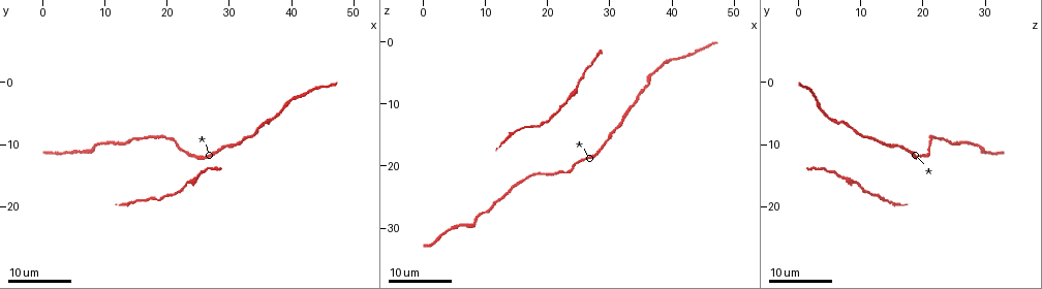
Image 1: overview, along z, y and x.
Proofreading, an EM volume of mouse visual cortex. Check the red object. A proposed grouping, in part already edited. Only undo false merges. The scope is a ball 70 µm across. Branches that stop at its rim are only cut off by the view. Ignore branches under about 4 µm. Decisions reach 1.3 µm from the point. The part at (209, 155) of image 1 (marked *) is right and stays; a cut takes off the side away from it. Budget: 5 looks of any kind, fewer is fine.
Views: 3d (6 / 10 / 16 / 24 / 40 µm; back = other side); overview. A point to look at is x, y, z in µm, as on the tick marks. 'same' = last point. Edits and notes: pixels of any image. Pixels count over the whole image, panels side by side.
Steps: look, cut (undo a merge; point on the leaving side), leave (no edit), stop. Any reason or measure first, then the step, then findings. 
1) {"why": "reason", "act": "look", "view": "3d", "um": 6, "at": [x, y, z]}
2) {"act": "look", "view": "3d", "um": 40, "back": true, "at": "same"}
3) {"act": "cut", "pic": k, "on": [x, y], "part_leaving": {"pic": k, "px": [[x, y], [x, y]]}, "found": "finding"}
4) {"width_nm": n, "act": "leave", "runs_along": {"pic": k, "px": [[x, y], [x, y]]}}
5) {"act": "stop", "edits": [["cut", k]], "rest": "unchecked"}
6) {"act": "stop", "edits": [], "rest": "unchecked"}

{"act": "look", "view": "3d", "um": 24, "at": [25.0, 12.5, 19.5]}

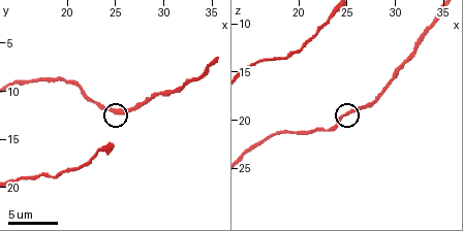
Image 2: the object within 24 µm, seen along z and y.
{"act": "look", "view": "3d", "um": 6, "at": [25.2, 12.2, 19.2]}

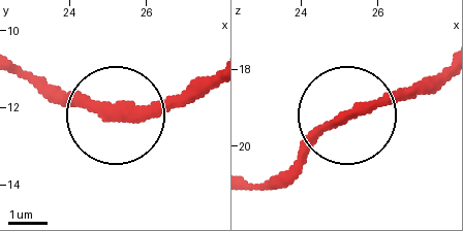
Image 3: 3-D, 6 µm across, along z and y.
{"act": "leave", "runs_along": {"pic": 3, "px": [[403, 100], [347, 117], [281, 169]]}, "found": "one cell here"}

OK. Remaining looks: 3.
{"act": "look", "view": "3d", "um": 10, "at": [19.4, 8.8, 21.4]}

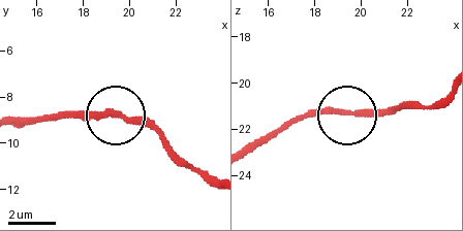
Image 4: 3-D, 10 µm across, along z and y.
{"act": "leave", "runs_along": {"pic": 4, "px": [[445, 95], [422, 108], [304, 114], [287, 121]]}, "found": "all the same cell"}

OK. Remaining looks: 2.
{"why": "thick turns thin", "act": "look", "view": "3d", "um": 24, "at": [38.0, 5.0, 4.0]}

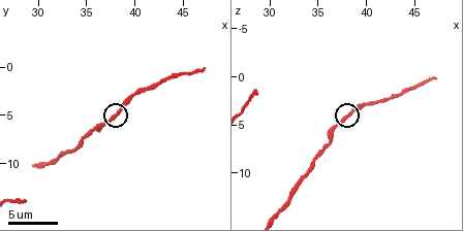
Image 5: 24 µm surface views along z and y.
{"act": "look", "view": "3d", "um": 6, "at": [38.4, 4.8, 3.8]}

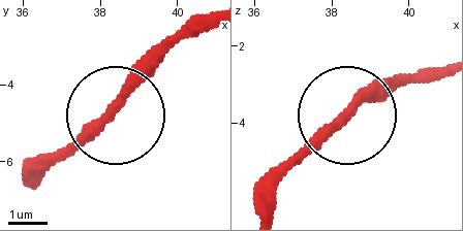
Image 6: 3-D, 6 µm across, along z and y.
{"width_nm": 270, "act": "leave", "runs_along": {"pic": 6, "px": [[263, 210], [273, 180], [339, 114], [428, 75]]}, "found": "all the same cell"}

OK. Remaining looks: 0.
{"act": "stop", "edits": [], "rest": "unchecked"}

